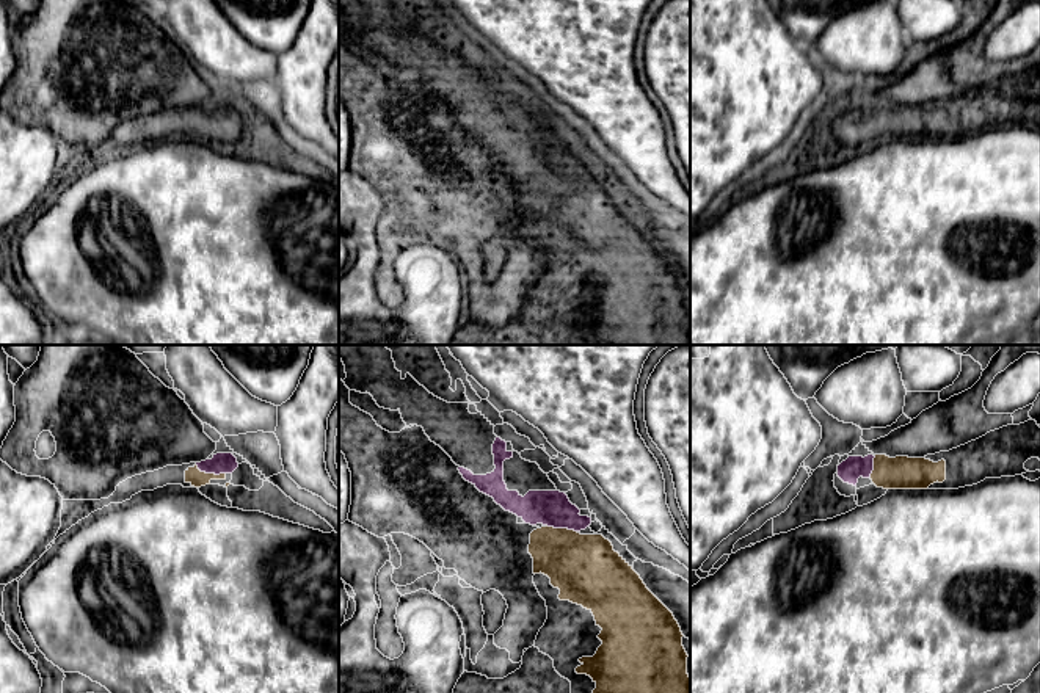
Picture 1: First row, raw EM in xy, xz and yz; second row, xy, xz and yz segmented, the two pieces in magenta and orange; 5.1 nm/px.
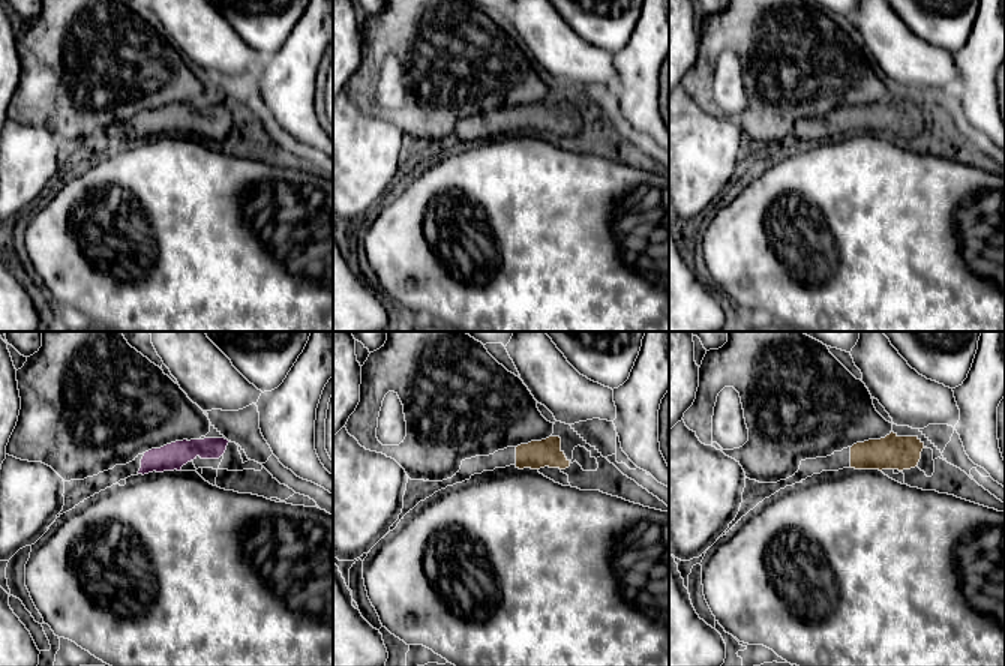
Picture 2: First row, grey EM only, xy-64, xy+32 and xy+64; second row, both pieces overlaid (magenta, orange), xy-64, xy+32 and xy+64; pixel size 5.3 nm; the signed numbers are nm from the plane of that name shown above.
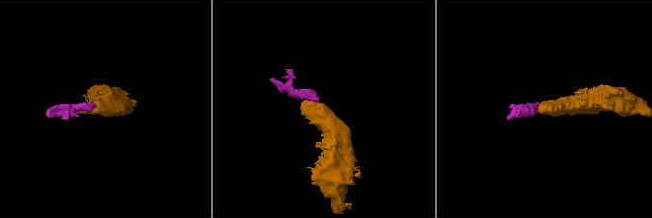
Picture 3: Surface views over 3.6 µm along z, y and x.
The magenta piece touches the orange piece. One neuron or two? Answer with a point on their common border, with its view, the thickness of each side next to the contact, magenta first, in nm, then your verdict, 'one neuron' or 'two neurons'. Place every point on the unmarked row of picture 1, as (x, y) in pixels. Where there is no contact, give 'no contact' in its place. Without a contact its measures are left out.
contact xy (210, 121); calibres 110 and 90 nm; one neuron

